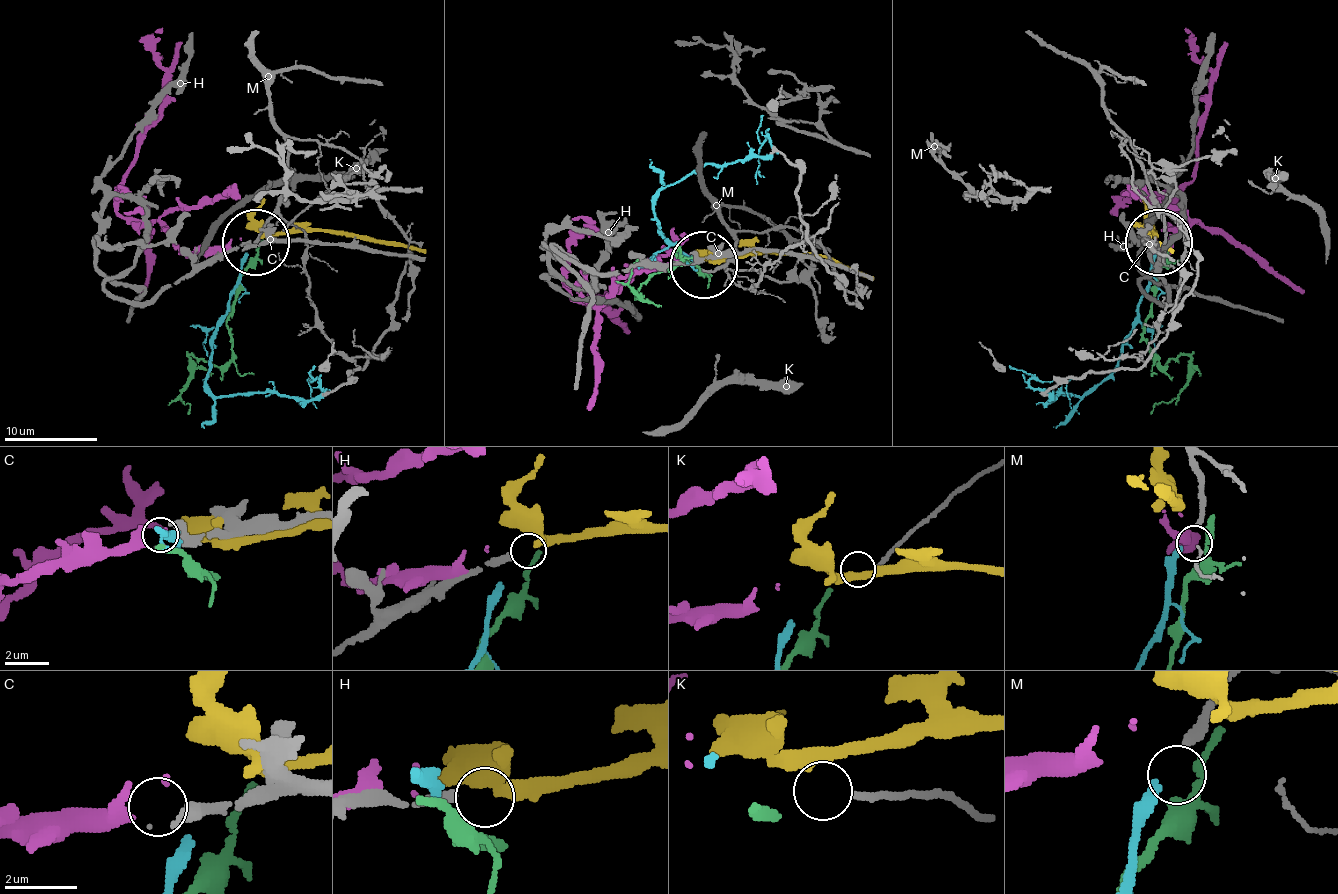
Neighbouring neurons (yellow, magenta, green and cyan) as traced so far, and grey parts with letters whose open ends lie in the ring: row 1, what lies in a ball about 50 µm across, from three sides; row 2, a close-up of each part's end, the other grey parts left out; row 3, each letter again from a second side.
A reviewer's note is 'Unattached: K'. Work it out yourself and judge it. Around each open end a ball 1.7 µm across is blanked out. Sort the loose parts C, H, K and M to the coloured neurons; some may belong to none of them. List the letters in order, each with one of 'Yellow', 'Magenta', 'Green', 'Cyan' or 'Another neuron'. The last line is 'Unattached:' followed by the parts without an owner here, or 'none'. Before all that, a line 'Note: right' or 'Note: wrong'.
Note: right
C: Magenta
H: Yellow
K: Another neuron
M: Cyan
Unattached: K

